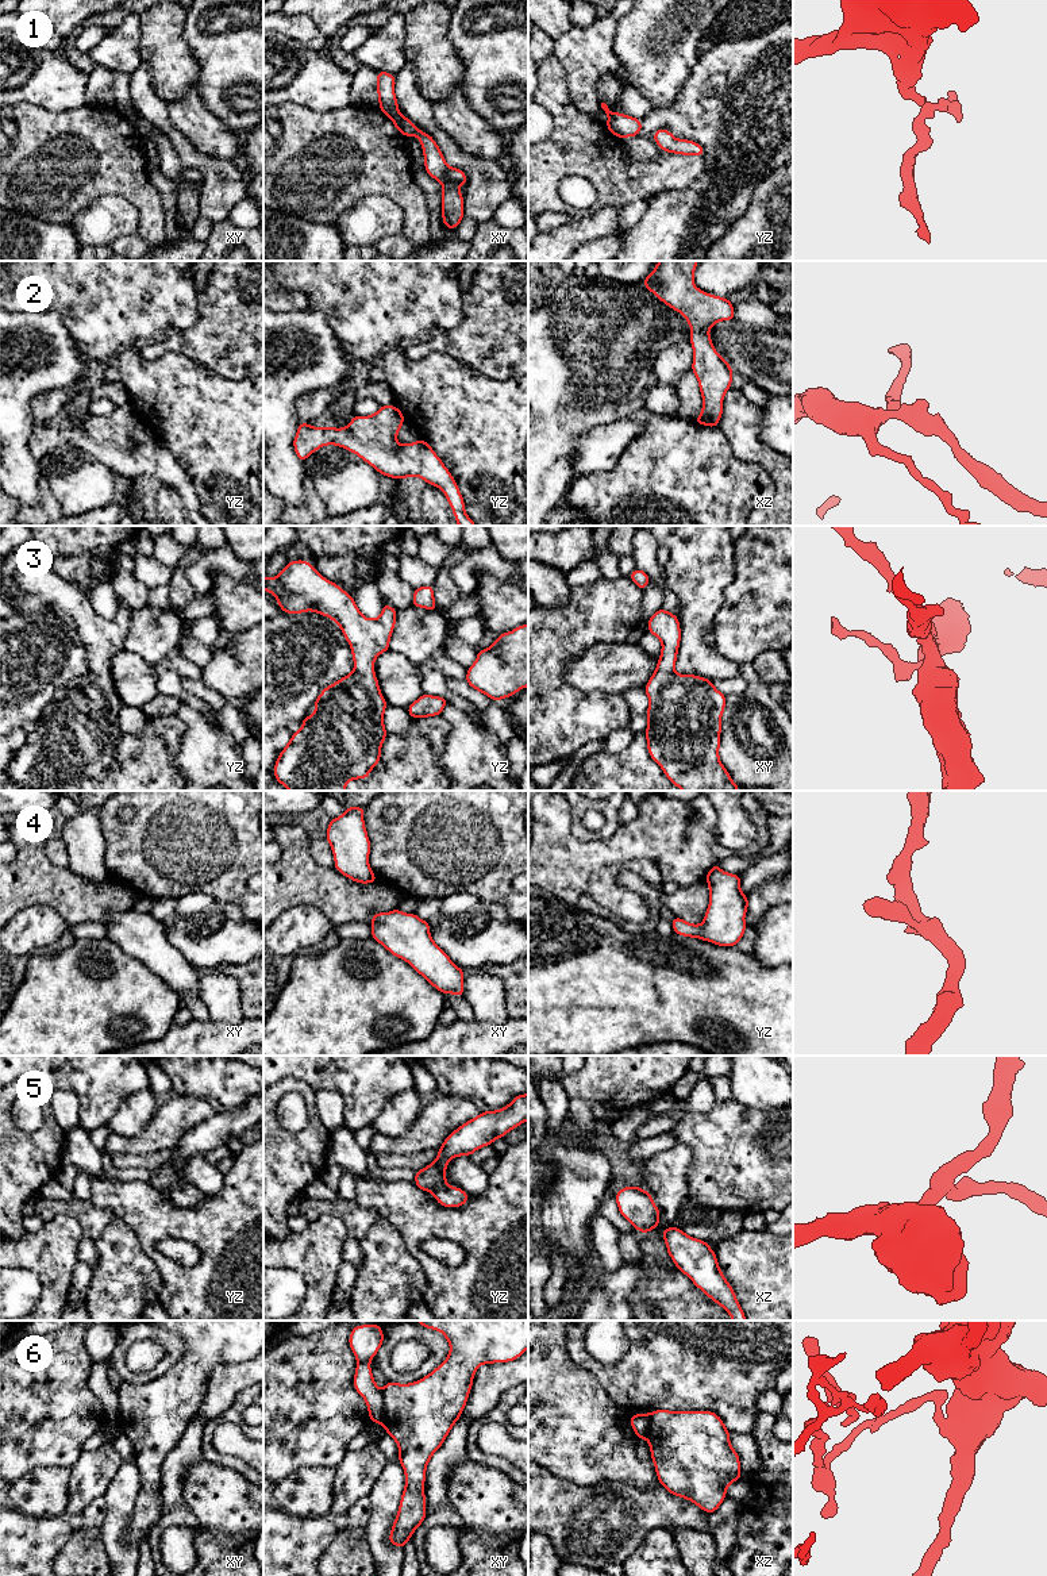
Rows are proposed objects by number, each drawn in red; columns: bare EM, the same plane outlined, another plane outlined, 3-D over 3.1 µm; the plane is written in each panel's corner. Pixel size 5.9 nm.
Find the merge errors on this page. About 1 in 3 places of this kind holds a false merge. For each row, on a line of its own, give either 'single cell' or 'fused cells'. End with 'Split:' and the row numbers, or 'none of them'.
1: fused cells
2: single cell
3: single cell
4: single cell
5: single cell
6: fused cells
Split: 1, 6

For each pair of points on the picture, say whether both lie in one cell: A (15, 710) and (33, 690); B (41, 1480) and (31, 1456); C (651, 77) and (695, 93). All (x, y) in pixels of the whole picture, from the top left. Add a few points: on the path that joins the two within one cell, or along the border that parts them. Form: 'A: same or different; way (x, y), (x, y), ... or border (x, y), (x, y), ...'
A: same; way (18, 704), (27, 695)
B: different; border (68, 1467), (35, 1467), (14, 1482)
C: different; border (696, 60), (678, 97), (672, 104), (657, 108)

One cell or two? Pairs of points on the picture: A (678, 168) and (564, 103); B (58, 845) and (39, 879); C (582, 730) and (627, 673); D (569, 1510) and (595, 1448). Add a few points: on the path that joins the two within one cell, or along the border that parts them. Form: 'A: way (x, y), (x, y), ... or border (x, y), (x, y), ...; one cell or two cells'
A: way (647, 172), (620, 172), (582, 134); one cell
B: border (43, 848), (43, 852), (54, 864), (68, 867); two cells
C: border (580, 690), (622, 695); two cells
D: border (551, 1472), (580, 1486), (611, 1482); two cells

